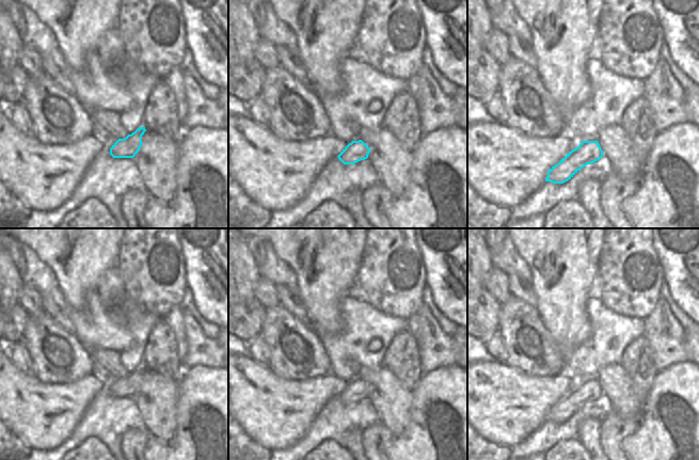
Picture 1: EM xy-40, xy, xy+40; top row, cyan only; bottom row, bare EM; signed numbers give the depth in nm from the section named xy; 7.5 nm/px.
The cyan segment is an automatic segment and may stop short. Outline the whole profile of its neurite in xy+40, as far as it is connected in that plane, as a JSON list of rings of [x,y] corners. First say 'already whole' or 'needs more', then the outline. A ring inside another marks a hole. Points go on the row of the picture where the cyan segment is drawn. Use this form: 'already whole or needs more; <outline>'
already whole; [[[582,141],[579,146],[569,152],[547,172],[545,181],[563,184],[571,179],[581,169],[603,157],[603,150],[595,141]]]

